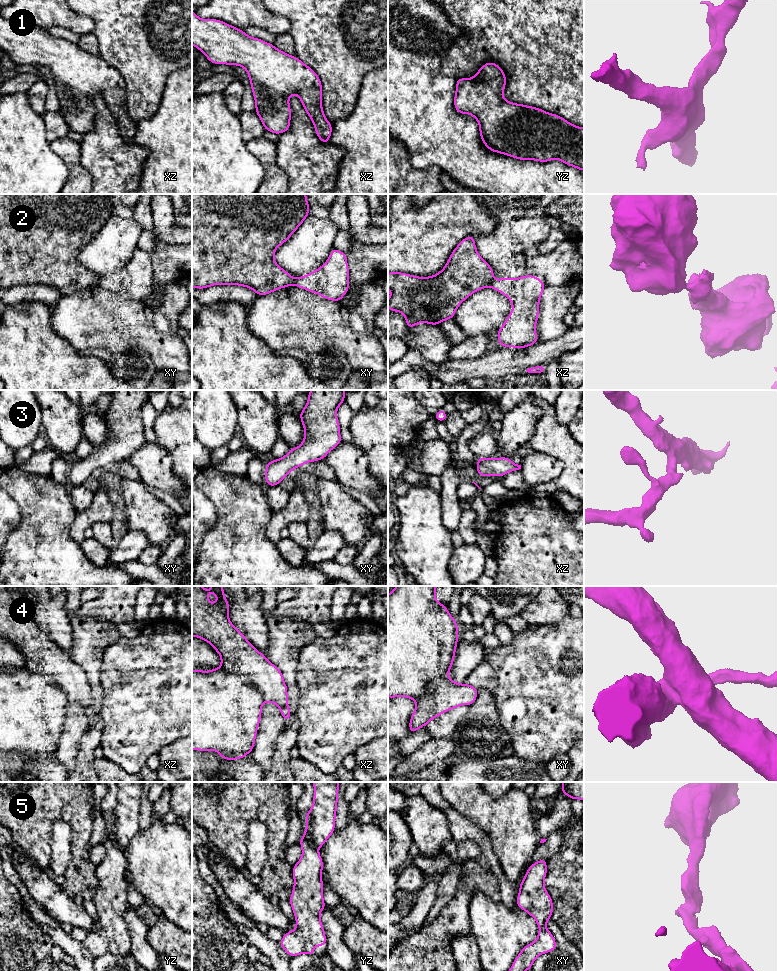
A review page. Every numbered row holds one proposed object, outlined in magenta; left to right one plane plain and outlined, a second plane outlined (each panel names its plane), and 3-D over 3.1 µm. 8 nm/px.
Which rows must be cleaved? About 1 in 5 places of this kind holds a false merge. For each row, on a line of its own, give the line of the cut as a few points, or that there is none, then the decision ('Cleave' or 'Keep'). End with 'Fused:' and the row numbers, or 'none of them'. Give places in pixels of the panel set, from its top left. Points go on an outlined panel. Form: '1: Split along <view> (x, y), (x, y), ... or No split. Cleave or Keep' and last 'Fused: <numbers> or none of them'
1: No split. Keep
2: Split along xy (295, 279), (293, 284). Cleave
3: No split. Keep
4: No split. Keep
5: No split. Keep
Fused: 2

